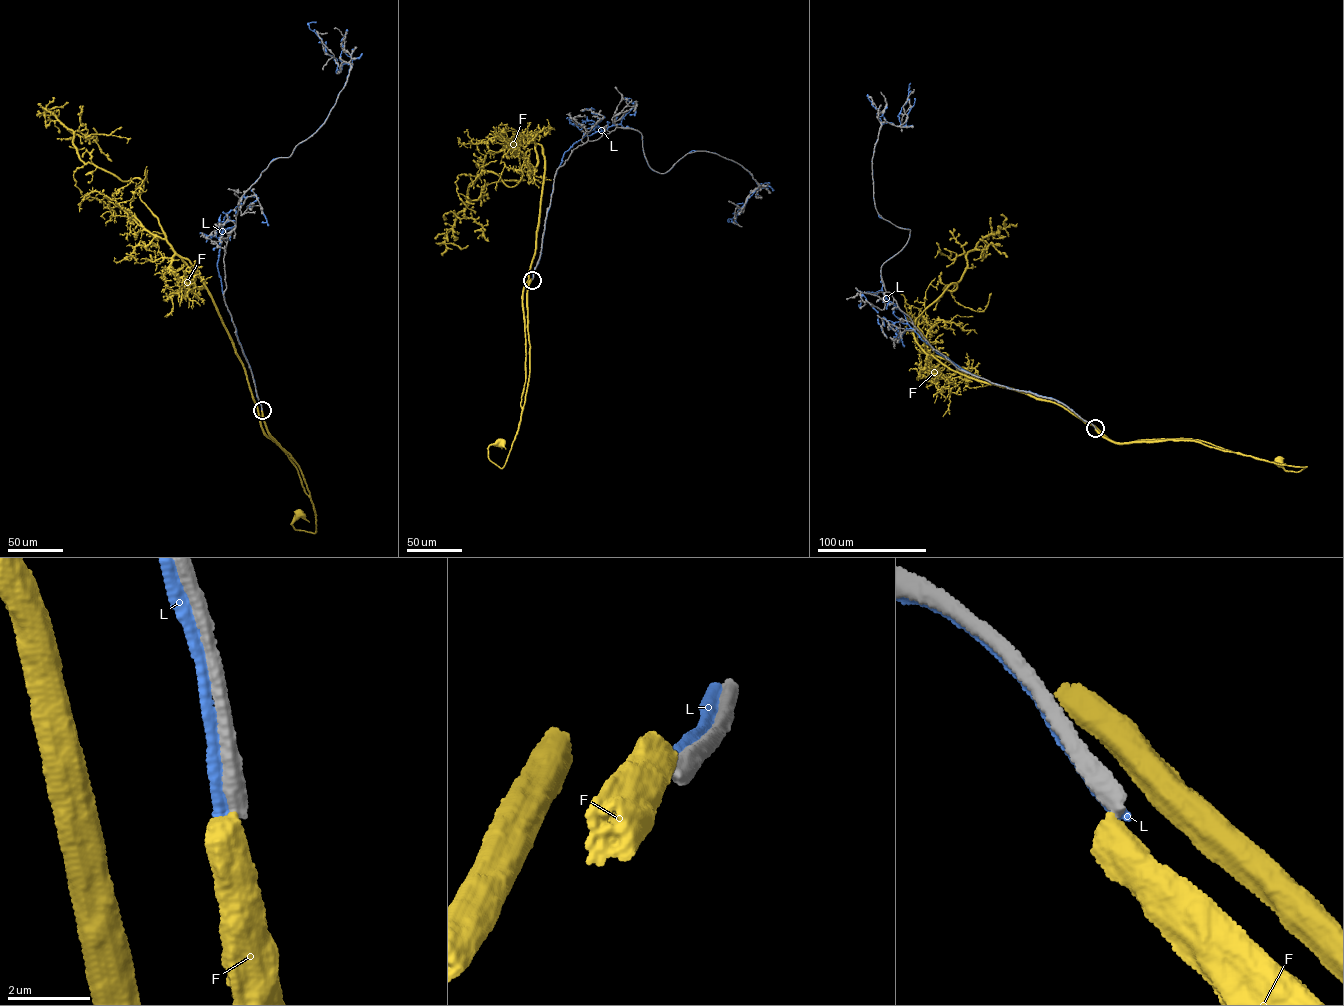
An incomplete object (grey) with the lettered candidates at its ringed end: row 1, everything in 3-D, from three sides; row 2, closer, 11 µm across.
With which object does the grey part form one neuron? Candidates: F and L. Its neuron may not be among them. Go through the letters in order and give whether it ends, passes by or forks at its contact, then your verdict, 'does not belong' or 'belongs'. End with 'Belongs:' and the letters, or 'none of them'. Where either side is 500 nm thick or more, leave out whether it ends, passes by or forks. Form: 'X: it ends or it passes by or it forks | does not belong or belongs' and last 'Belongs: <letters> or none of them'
F: does not belong
L: it passes by | does not belong
Belongs: none of them

